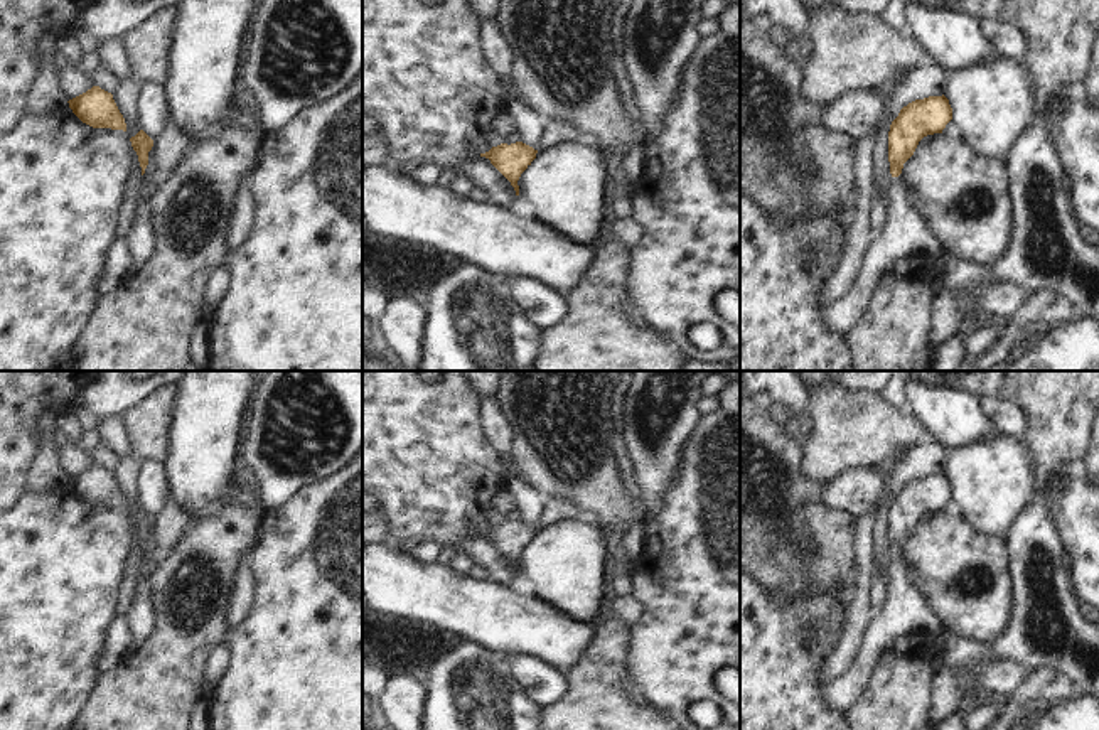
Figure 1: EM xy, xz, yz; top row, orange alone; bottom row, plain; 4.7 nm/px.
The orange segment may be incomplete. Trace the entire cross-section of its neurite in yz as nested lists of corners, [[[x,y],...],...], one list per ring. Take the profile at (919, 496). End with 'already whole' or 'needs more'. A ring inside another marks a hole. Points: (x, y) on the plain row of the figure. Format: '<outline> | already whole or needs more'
[[[942,472],[909,480],[892,499],[888,509],[892,556],[885,604],[875,610],[851,668],[824,686],[828,706],[844,711],[860,696],[880,652],[893,637],[922,632],[932,639],[939,634],[941,620],[915,585],[900,551],[919,519],[927,513],[942,511],[951,497],[952,486]]] | needs more

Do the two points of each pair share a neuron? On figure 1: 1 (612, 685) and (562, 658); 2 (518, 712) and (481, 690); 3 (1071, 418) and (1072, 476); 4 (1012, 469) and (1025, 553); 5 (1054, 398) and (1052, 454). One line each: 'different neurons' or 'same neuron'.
1: different neurons
2: same neuron
3: different neurons
4: different neurons
5: same neuron

